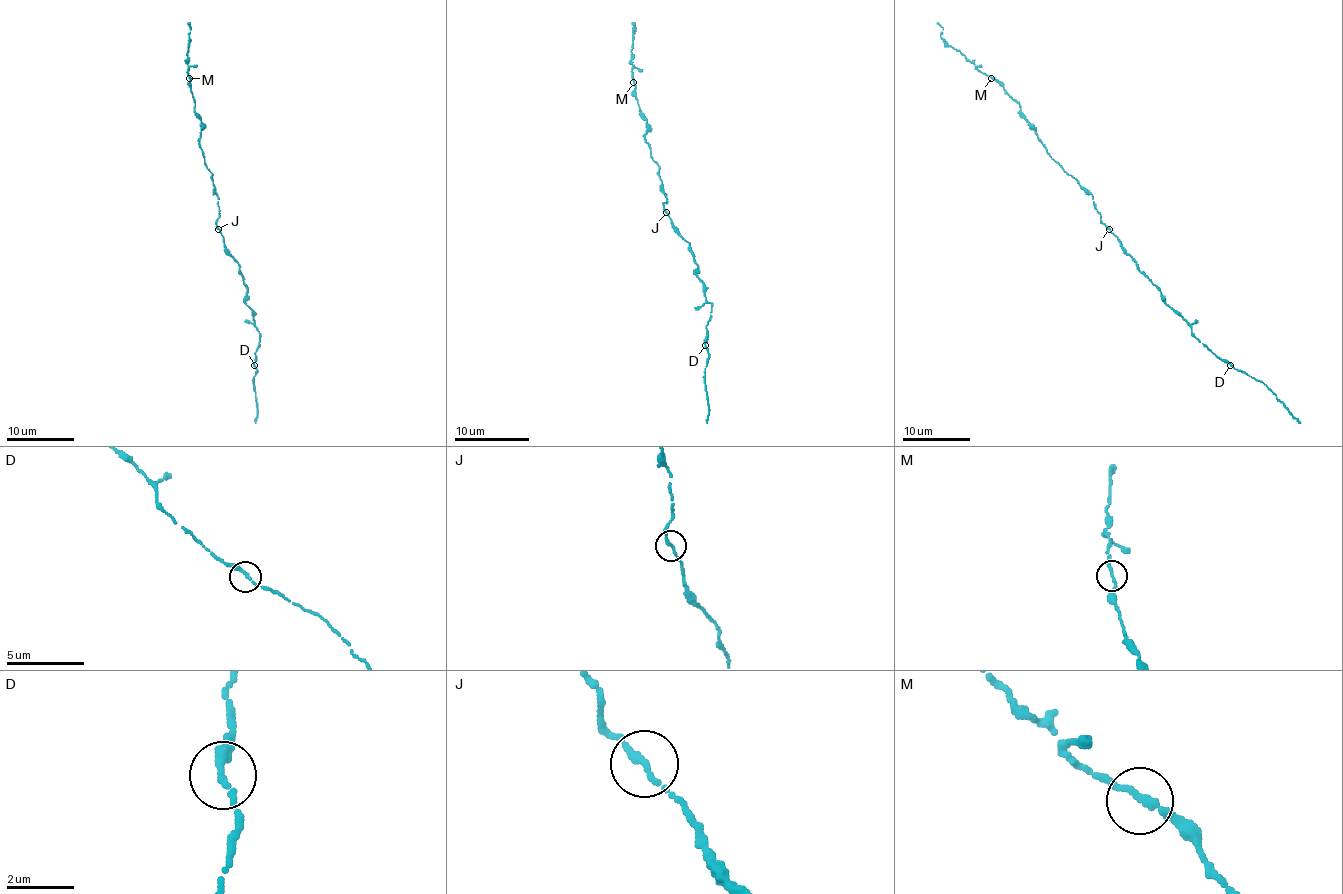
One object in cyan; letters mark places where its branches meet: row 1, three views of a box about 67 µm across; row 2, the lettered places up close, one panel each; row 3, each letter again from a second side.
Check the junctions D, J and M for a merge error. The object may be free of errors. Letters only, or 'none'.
none

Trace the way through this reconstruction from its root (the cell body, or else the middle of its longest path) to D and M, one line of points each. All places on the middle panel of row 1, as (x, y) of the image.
D: (668, 212), (673, 229), (692, 252), (698, 265), (696, 276), (711, 304), (705, 345)
M: (668, 212), (664, 208), (666, 193), (658, 165), (645, 141), (647, 122), (640, 115), (634, 83)

